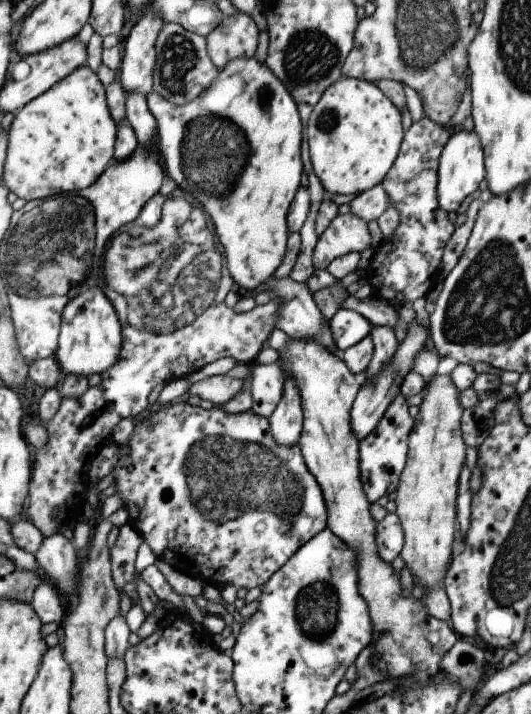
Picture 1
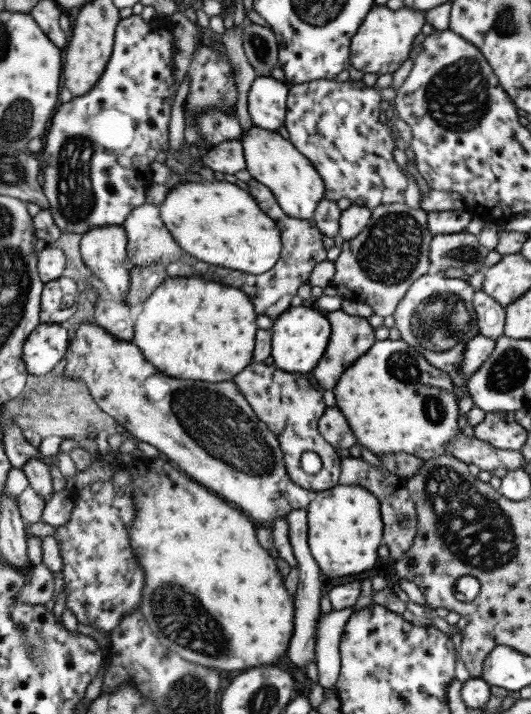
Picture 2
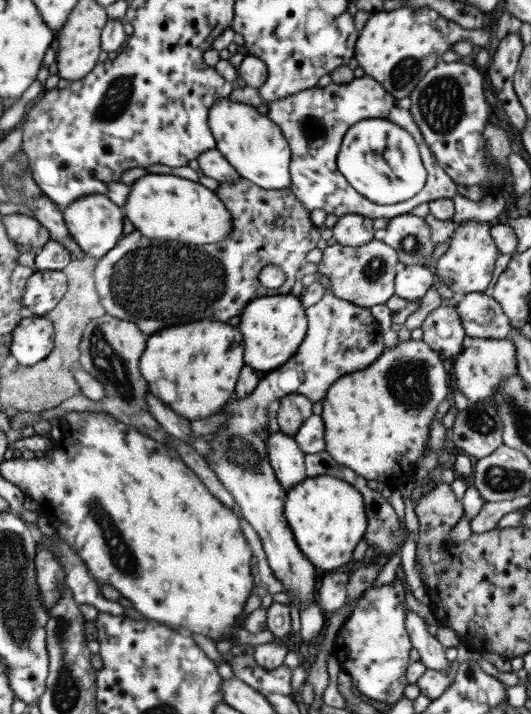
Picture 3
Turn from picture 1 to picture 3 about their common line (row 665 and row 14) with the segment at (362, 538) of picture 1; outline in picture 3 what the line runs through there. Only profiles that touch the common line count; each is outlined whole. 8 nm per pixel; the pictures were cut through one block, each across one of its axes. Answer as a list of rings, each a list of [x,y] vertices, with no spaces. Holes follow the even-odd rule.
[[[400,7],[391,11],[371,12],[365,24],[358,32],[354,44],[354,58],[365,75],[370,76],[379,83],[391,96],[400,99],[409,96],[417,81],[440,60],[445,51],[451,49],[455,42],[468,40],[475,48],[482,48],[489,42],[489,32],[481,28],[477,30],[465,30],[456,22],[443,18],[436,10],[423,7]]]

